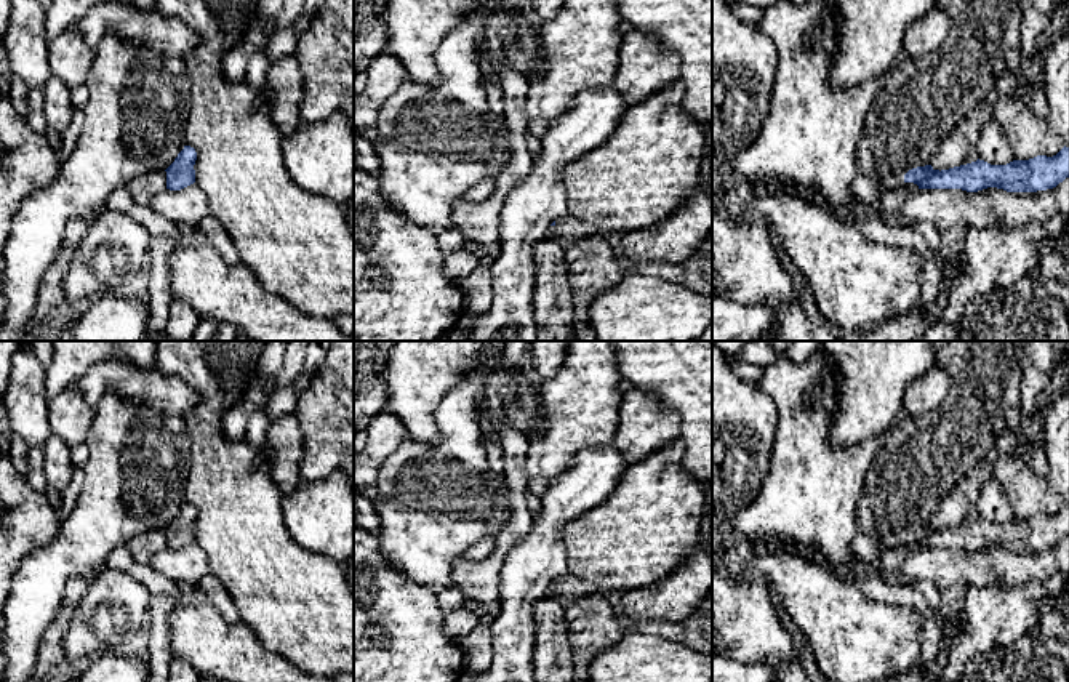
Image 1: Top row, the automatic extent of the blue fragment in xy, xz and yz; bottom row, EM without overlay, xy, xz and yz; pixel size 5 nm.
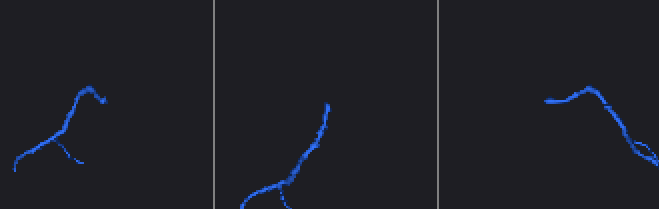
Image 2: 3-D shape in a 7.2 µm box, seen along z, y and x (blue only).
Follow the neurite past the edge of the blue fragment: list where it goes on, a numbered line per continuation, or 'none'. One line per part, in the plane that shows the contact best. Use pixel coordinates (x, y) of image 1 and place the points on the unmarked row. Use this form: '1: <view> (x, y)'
1: yz (890, 540)

